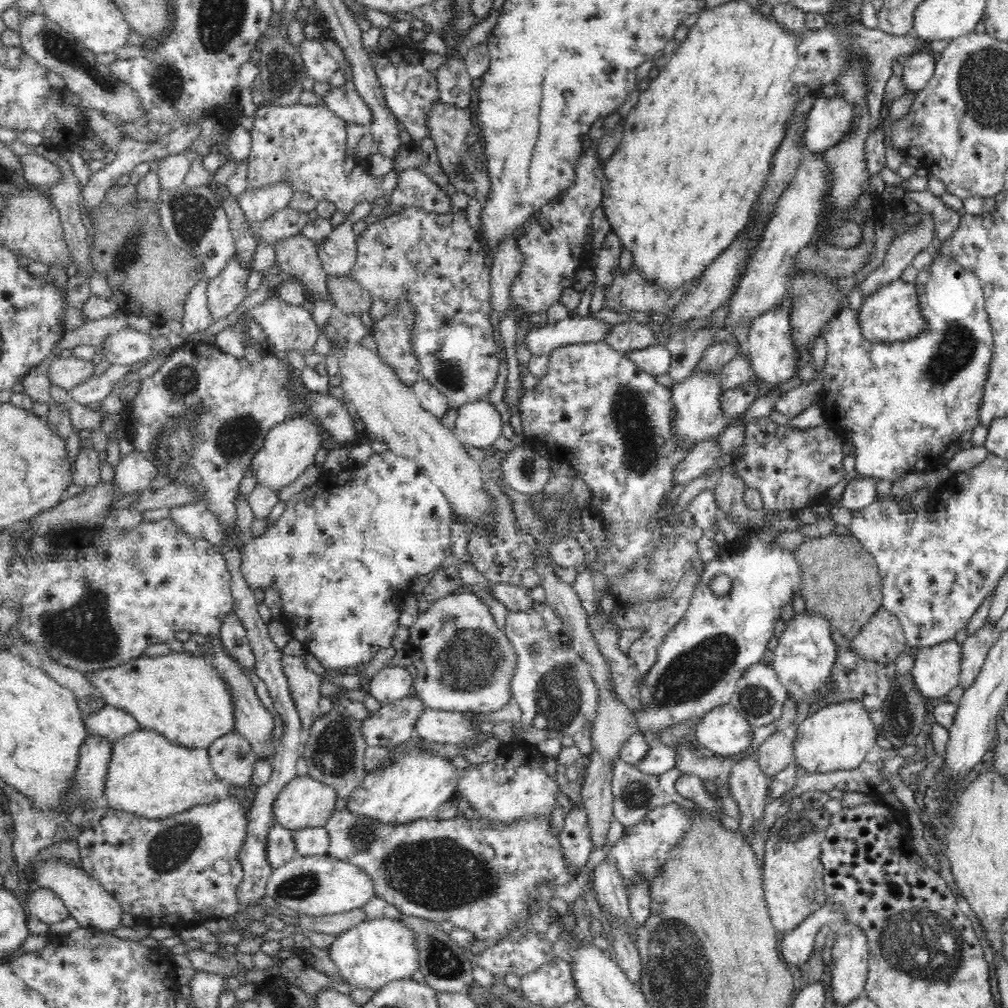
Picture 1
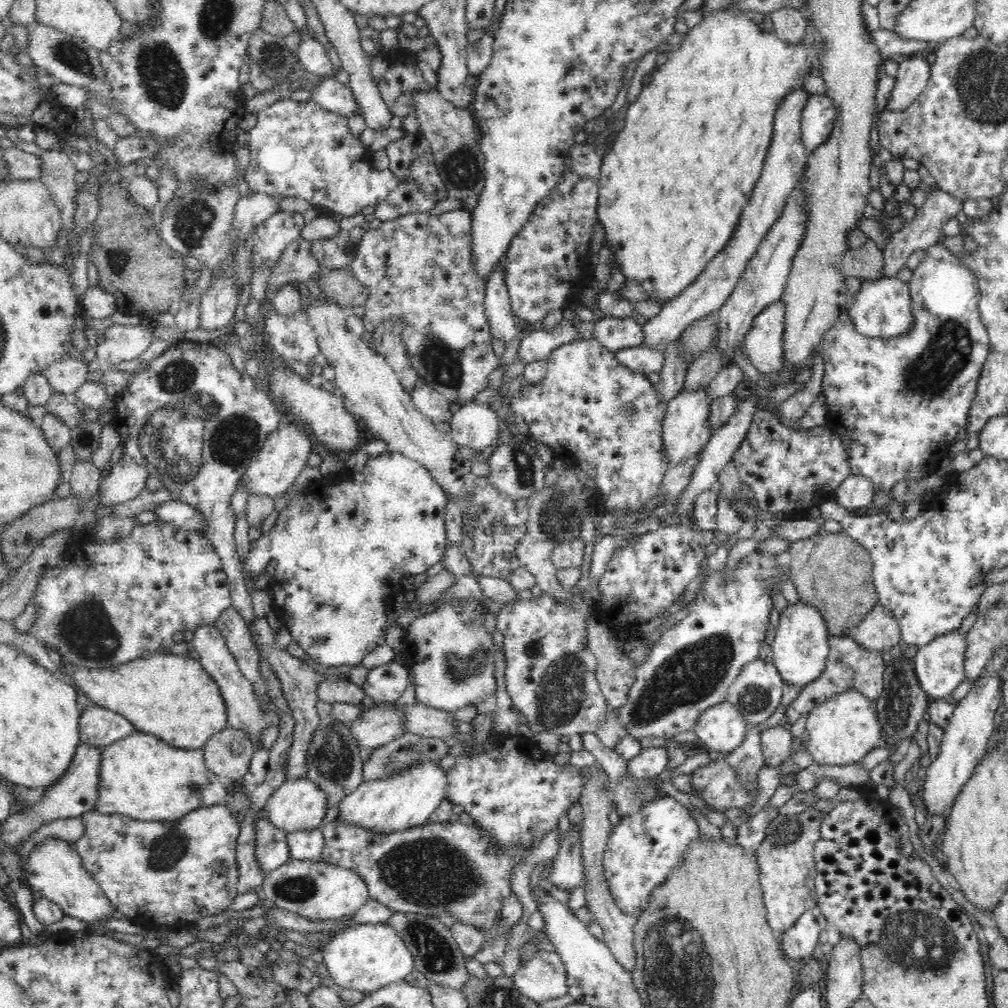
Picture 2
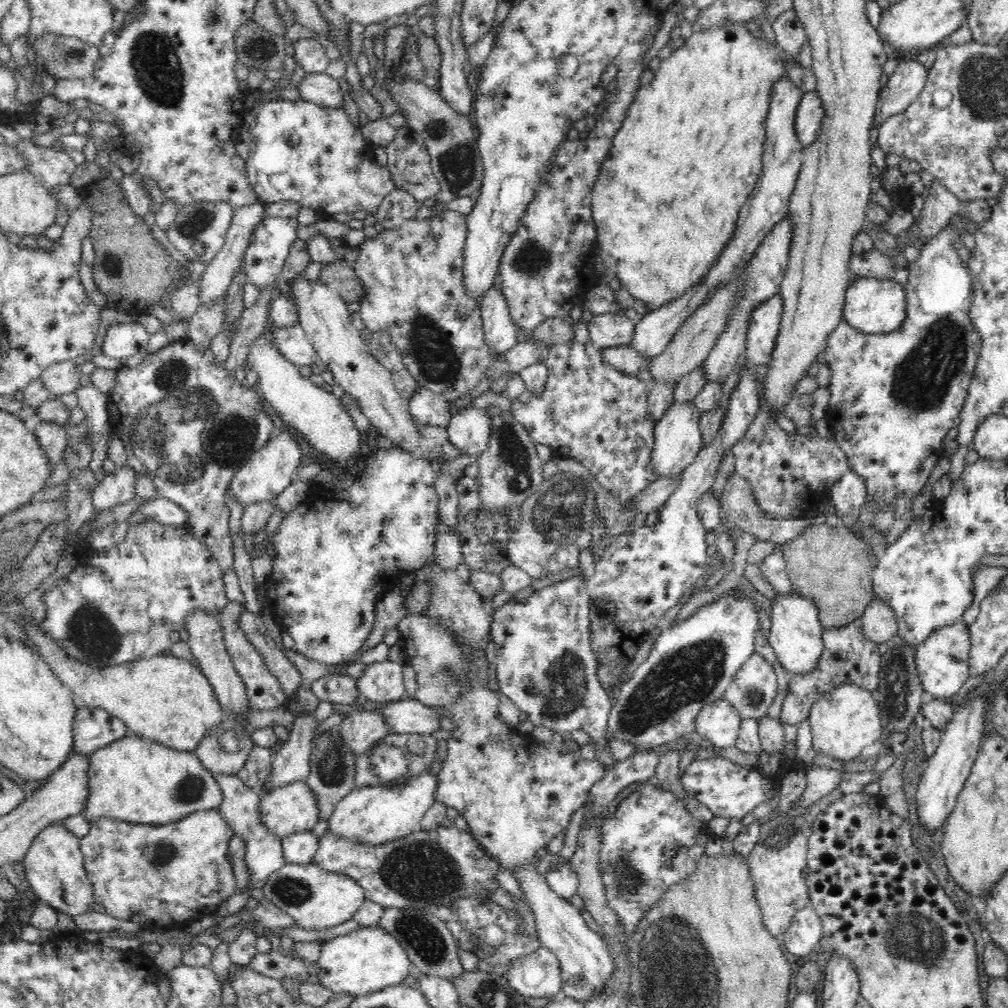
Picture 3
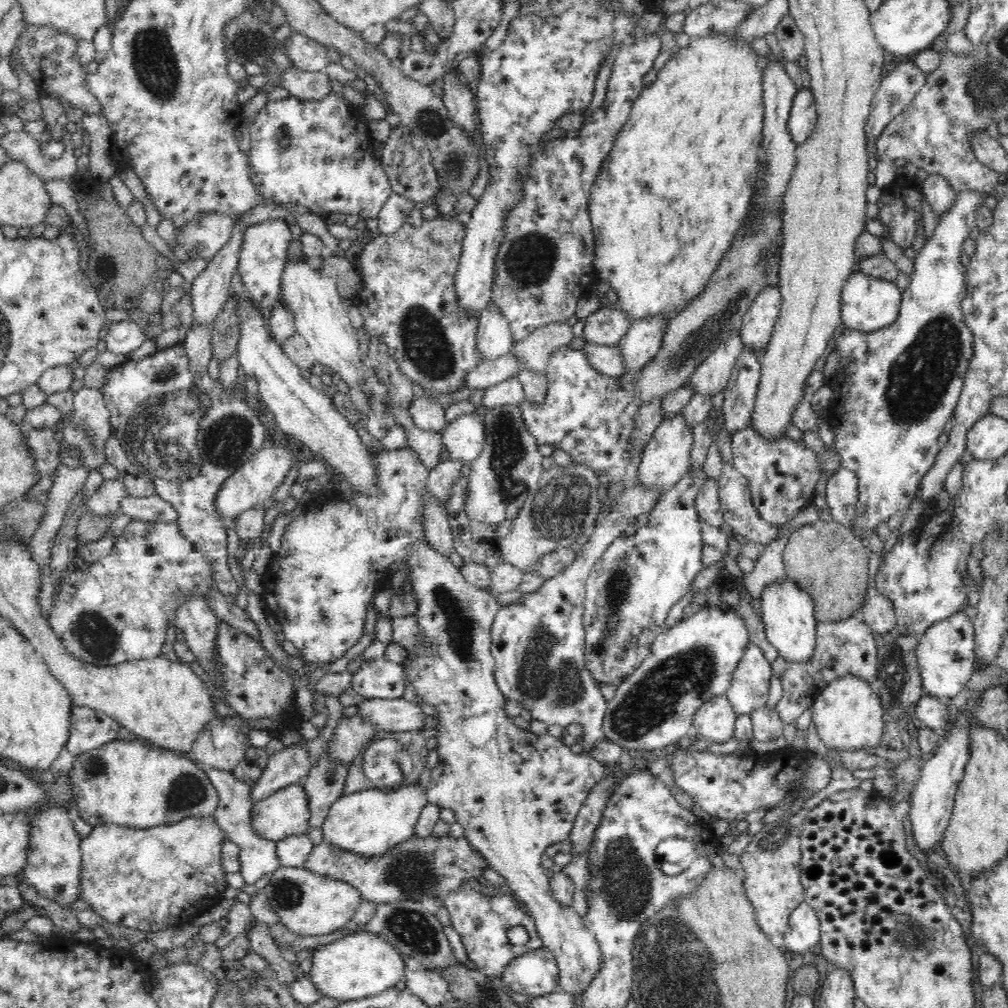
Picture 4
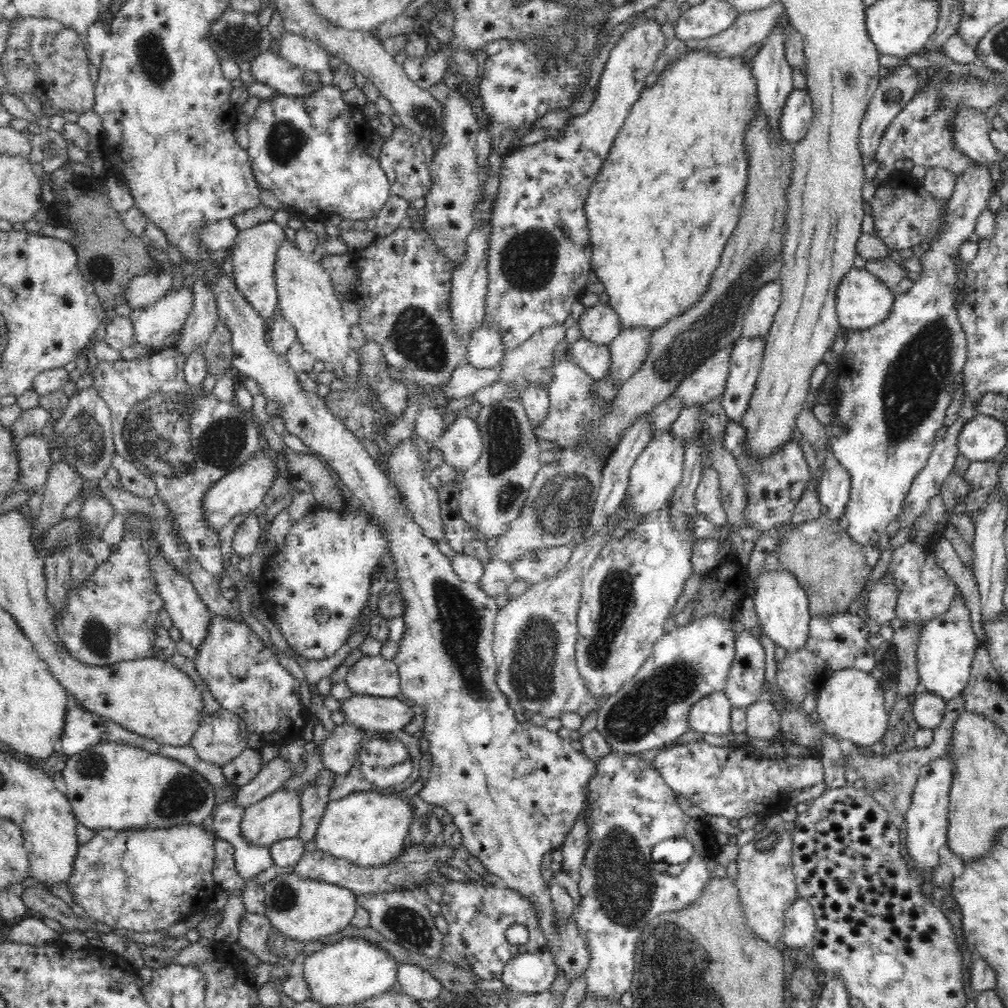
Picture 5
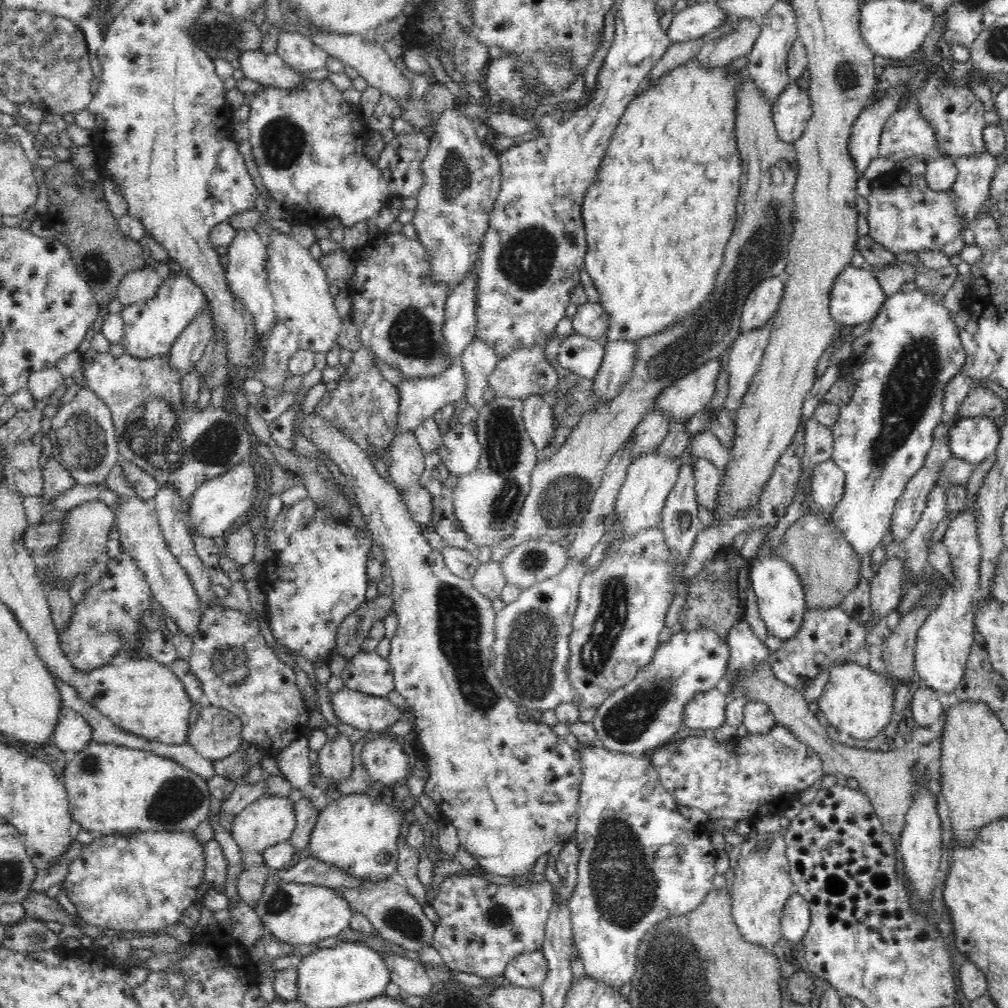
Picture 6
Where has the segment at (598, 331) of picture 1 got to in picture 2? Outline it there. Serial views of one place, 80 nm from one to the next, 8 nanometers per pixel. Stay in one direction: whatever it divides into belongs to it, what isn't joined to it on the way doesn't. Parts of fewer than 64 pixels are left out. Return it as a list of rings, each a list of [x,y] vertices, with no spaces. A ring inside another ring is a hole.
[[[562,322],[560,328],[554,332],[544,332],[540,327],[527,329],[521,336],[515,360],[528,365],[537,360],[547,359],[556,348],[572,340],[577,340],[577,337],[571,322]]]

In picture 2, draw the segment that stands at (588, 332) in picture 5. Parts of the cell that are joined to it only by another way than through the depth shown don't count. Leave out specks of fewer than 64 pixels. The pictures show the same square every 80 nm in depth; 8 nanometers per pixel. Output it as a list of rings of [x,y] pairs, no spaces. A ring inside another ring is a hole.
[[[604,317],[594,324],[593,337],[608,351],[642,346],[642,328],[633,318]]]

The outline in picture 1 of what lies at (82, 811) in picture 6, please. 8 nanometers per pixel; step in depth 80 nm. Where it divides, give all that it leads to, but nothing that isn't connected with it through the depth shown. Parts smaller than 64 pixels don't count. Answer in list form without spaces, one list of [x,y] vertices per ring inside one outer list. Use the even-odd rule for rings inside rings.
[[[140,729],[112,742],[111,762],[103,791],[106,808],[123,811],[140,818],[163,819],[228,798],[229,787],[214,773],[207,748],[185,747],[171,743],[156,731]]]

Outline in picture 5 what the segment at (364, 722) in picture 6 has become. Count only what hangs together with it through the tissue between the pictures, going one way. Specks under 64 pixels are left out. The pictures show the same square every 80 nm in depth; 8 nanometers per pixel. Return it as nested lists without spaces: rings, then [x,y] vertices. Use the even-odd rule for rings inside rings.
[[[352,693],[344,700],[338,700],[340,711],[344,715],[344,722],[360,727],[370,734],[376,732],[390,732],[391,735],[398,733],[414,718],[414,710],[405,700],[400,701],[395,697],[369,697]]]

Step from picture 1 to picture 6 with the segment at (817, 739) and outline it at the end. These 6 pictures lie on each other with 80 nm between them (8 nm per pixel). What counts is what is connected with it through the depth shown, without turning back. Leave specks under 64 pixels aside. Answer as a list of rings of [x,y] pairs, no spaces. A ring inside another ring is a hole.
[[[846,662],[832,666],[828,676],[829,680],[818,701],[829,724],[859,740],[875,738],[886,728],[893,711],[895,691],[884,671],[876,672],[868,665]]]

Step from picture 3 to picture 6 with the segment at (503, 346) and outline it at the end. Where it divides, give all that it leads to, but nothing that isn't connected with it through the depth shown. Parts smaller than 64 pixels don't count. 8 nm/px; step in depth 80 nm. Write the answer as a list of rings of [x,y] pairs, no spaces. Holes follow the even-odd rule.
[[[475,340],[466,348],[461,356],[461,366],[466,375],[466,406],[472,406],[477,412],[484,408],[487,382],[498,362],[495,351],[485,342]]]

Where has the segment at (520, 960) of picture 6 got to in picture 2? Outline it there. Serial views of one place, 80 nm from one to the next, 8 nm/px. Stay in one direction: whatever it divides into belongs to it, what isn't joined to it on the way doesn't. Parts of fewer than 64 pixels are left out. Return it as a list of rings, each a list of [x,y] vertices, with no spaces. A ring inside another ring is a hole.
[[[540,950],[512,975],[518,990],[535,1002],[568,994],[566,968],[556,951]]]

